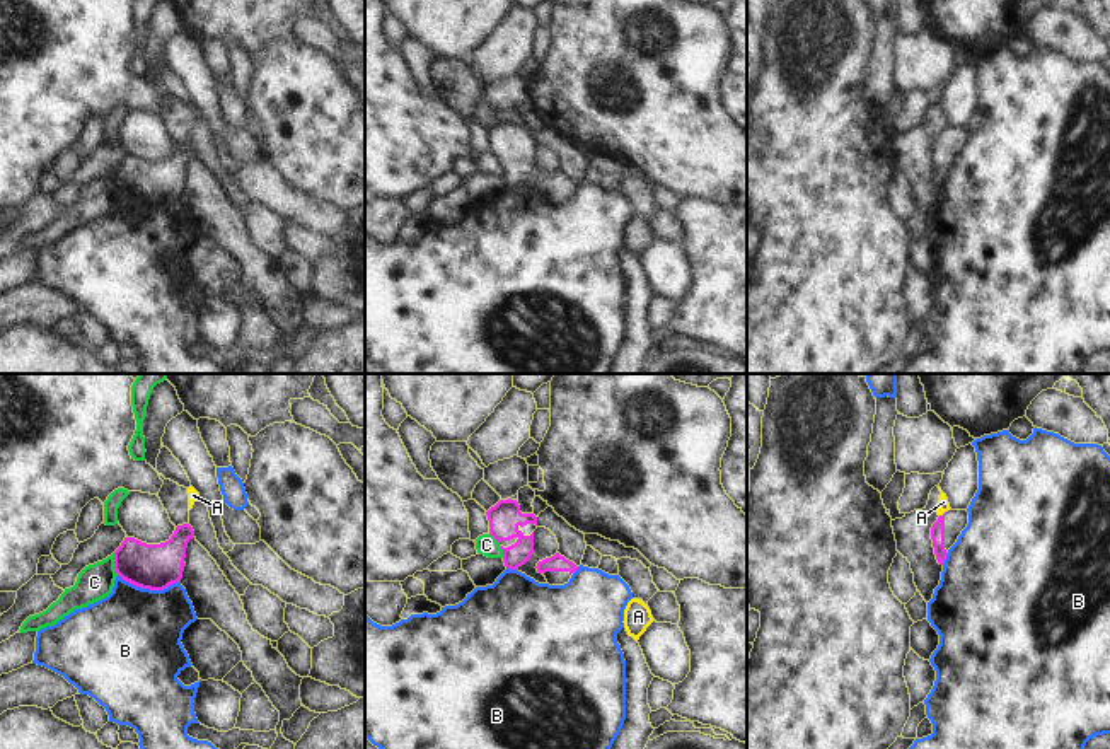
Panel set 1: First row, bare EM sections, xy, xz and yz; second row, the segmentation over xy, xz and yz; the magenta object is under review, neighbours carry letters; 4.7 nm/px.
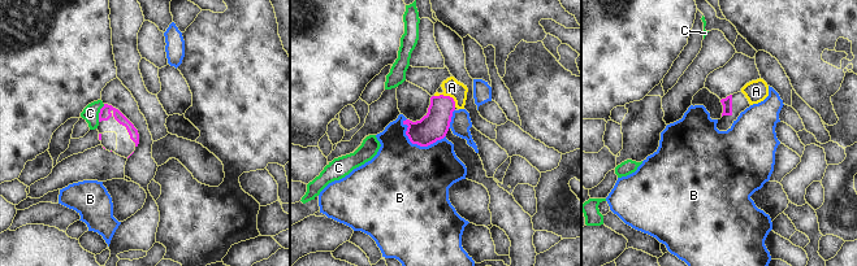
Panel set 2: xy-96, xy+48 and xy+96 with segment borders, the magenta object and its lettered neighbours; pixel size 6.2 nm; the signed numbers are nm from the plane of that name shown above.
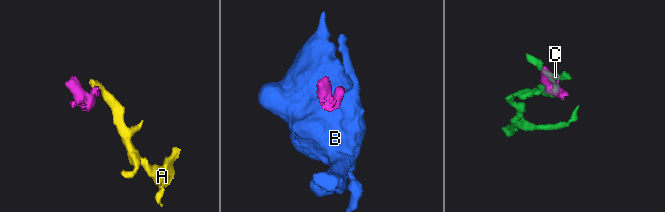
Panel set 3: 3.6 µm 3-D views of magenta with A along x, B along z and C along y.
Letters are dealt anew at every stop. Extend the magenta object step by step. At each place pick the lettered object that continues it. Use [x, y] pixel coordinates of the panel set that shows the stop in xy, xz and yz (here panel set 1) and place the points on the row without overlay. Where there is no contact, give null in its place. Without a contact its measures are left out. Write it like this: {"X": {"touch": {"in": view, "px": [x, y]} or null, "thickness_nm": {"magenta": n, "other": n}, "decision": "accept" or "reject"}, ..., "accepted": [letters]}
{"A": {"touch": {"in": "yz", "px": [943, 132]}, "thickness_nm": {"magenta": 60, "other": 50}, "decision": "reject"}, "B": {"touch": {"in": "xy", "px": [149, 205]}, "thickness_nm": {"magenta": 220, "other": 460}, "decision": "reject"}, "C": {"touch": {"in": "xy", "px": [115, 181]}, "thickness_nm": {"magenta": 220, "other": 170}, "decision": "reject"}, "accepted": []}

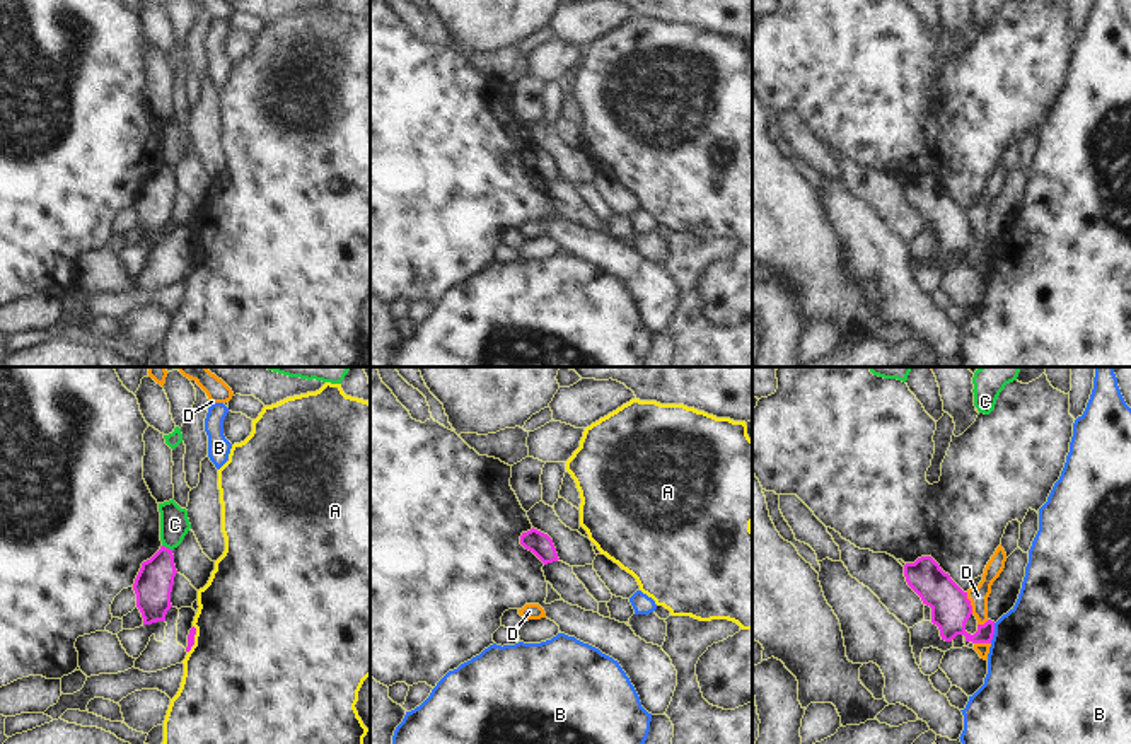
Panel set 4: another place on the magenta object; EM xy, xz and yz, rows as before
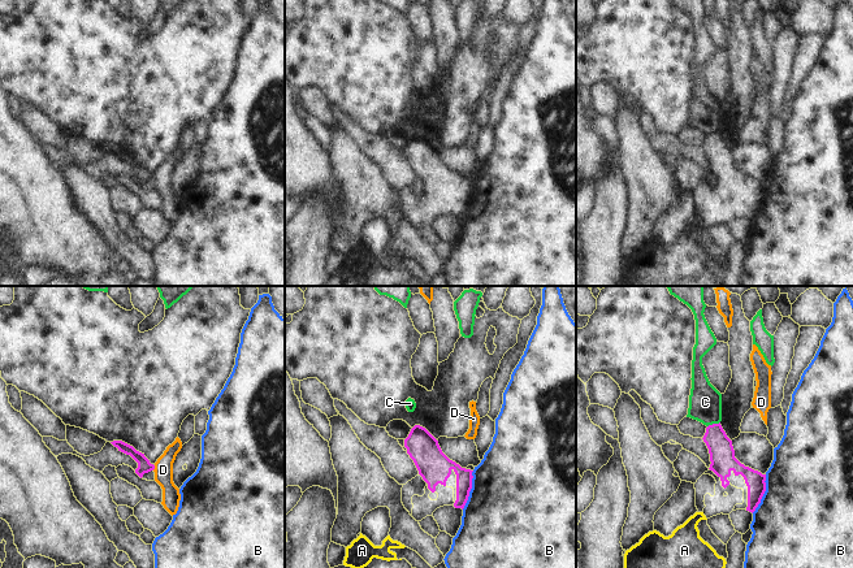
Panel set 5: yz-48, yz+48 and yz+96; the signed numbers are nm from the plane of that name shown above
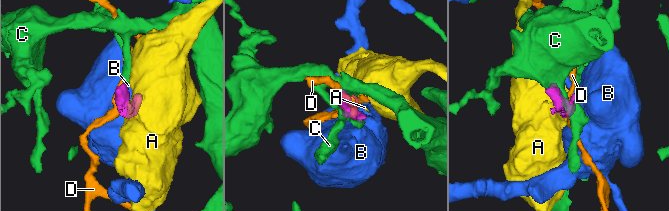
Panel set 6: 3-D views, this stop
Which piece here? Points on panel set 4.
{"A": {"touch": {"in": "xy", "px": [193, 256]}, "thickness_nm": {"magenta": 30, "other": 480}, "decision": "reject"}, "B": {"touch": {"in": "yz", "px": [993, 251]}, "thickness_nm": {"magenta": 190, "other": 500}, "decision": "reject"}, "C": {"touch": {"in": "xy", "px": [168, 166]}, "thickness_nm": {"magenta": 180, "other": 140}, "decision": "reject"}, "D": {"touch": {"in": "yz", "px": [969, 220]}, "thickness_nm": {"magenta": 190, "other": 90}, "decision": "reject"}, "accepted": []}

